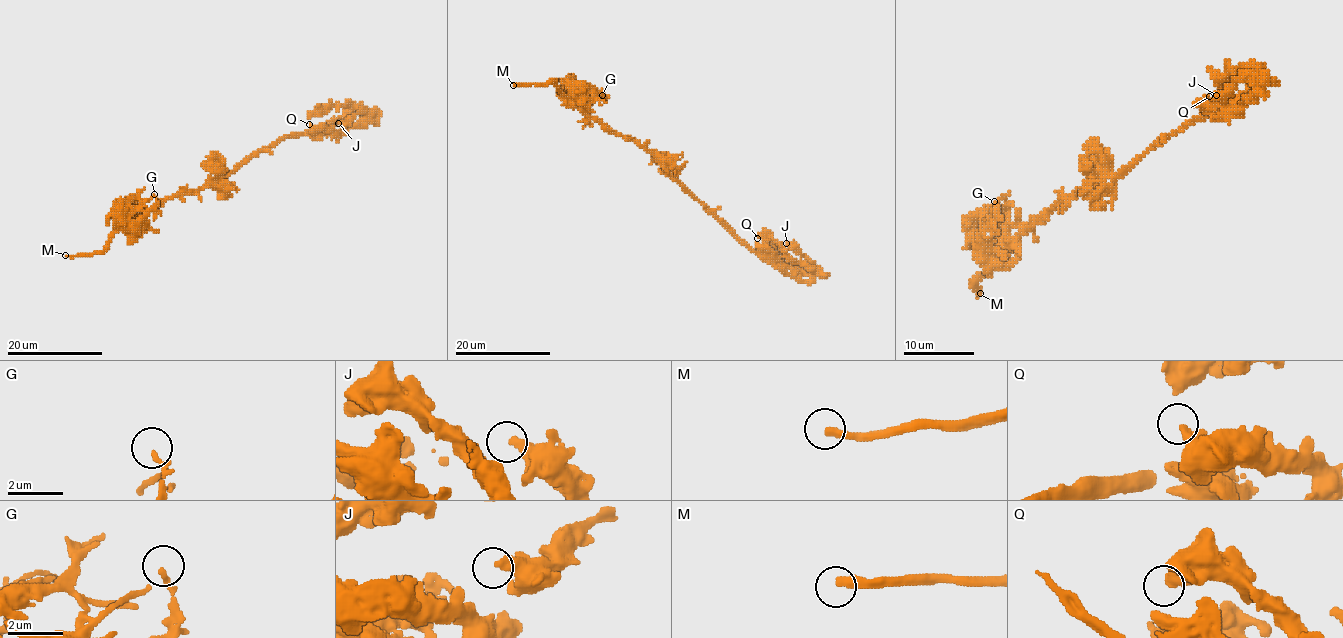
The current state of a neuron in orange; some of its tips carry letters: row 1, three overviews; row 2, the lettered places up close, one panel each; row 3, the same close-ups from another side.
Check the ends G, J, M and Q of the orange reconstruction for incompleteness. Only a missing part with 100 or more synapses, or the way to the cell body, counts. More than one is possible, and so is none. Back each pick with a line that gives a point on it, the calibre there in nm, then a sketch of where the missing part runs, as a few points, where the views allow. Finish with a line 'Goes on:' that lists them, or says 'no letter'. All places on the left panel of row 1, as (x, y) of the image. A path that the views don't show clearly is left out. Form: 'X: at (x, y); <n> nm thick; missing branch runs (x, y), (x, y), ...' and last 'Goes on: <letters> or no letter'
M: at (65, 255); 320 nm thick
Goes on: M

